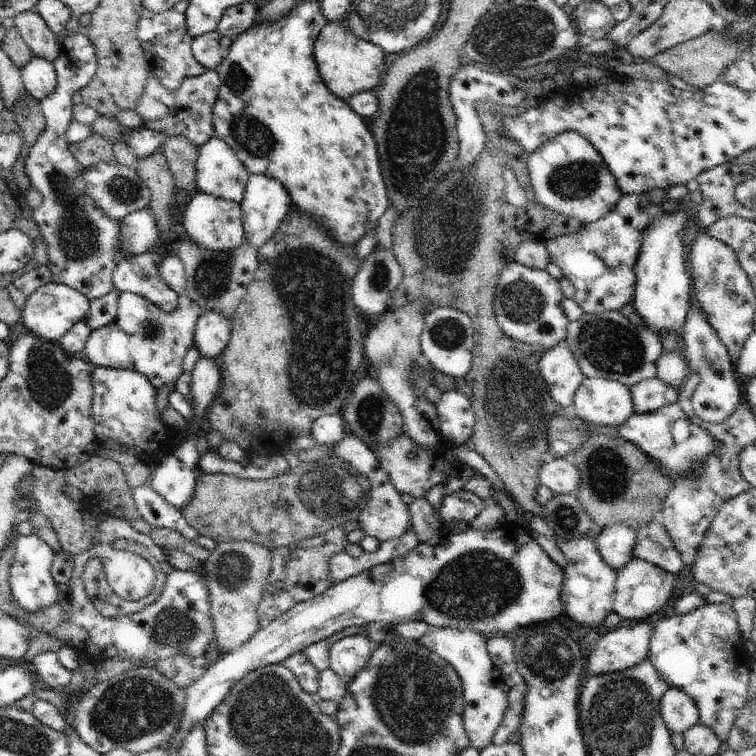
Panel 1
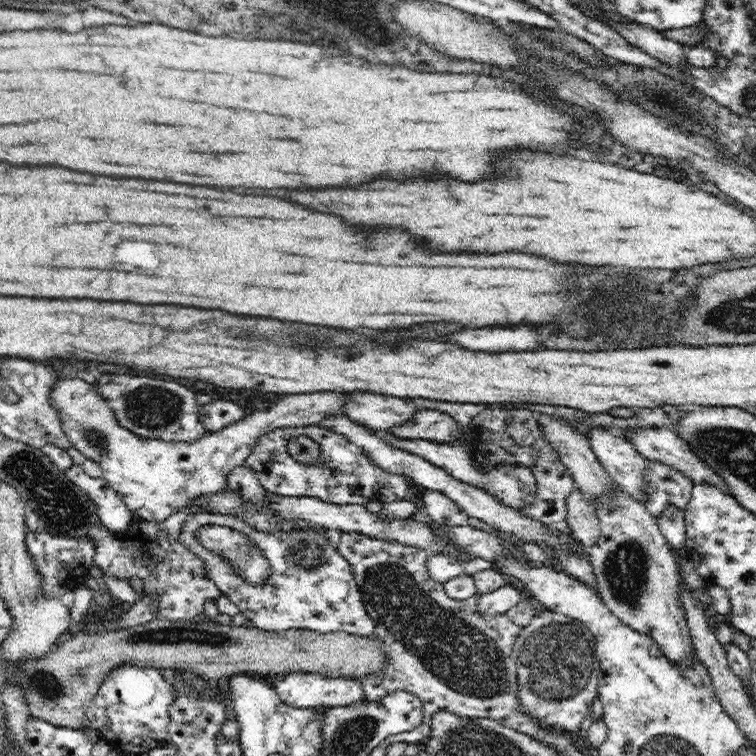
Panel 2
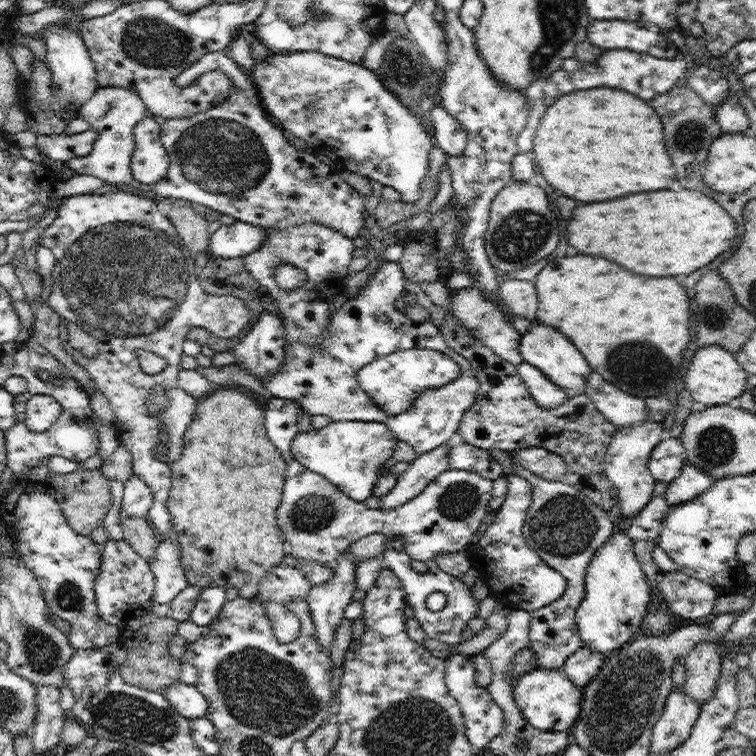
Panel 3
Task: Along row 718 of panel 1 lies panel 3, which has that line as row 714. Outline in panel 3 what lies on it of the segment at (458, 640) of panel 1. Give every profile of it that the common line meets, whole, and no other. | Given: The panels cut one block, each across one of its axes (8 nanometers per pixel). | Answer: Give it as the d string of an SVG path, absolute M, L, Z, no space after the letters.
M450 654L446 658L444 680L449 694L458 702L466 724L466 737L470 745L477 751L487 748L498 736L504 732L506 720L502 709L496 705L494 698L488 693L487 688L478 687L475 678L475 666L472 657L463 654Z

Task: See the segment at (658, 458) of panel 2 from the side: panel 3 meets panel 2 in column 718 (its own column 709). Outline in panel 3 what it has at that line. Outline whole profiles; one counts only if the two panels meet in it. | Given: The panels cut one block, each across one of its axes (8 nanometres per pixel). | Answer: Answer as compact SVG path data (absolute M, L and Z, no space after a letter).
M685 462L682 473L669 482L668 488L663 493L669 506L682 504L694 500L704 494L714 483L715 479L706 471L694 467L692 462Z

